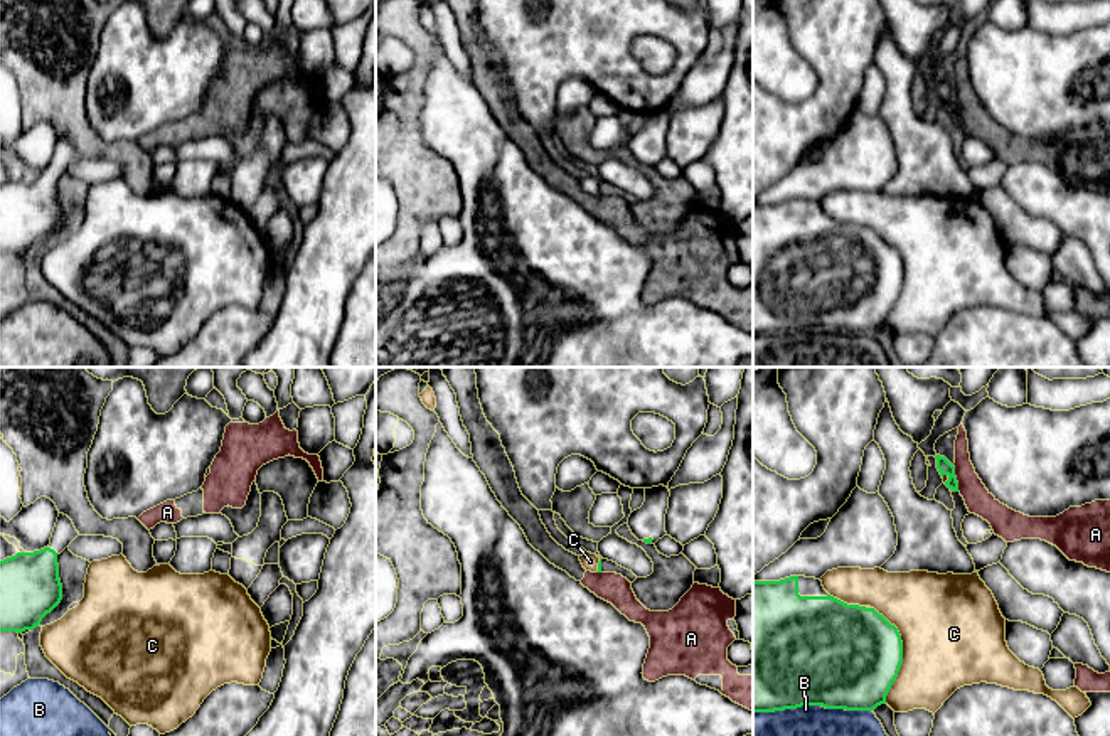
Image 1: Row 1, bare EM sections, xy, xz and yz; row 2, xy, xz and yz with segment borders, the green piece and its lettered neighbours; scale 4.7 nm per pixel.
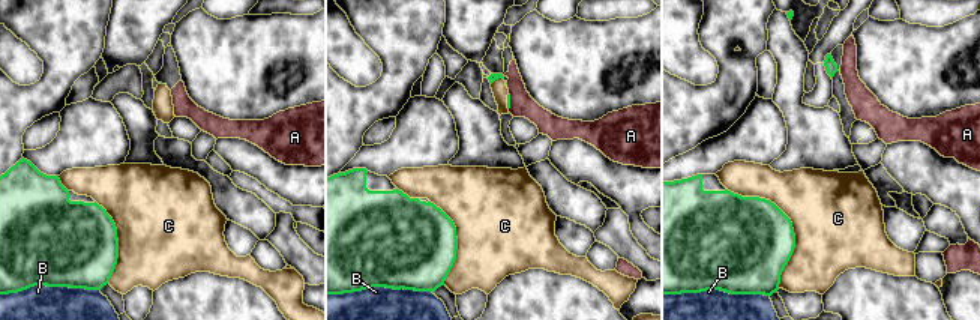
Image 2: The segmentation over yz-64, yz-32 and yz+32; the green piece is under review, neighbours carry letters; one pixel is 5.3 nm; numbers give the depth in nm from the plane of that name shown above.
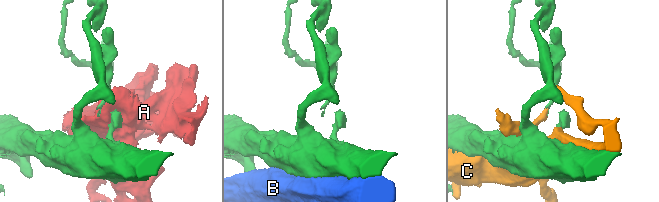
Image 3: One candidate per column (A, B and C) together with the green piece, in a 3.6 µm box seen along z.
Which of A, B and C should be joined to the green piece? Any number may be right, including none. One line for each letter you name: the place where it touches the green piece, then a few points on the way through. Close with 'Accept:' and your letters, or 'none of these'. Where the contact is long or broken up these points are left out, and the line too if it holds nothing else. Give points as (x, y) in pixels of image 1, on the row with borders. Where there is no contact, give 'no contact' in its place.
Accept: none of these

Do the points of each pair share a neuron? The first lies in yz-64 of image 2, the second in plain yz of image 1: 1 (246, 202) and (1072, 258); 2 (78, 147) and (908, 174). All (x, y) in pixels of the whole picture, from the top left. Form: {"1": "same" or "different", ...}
{"1": "different", "2": "different"}

